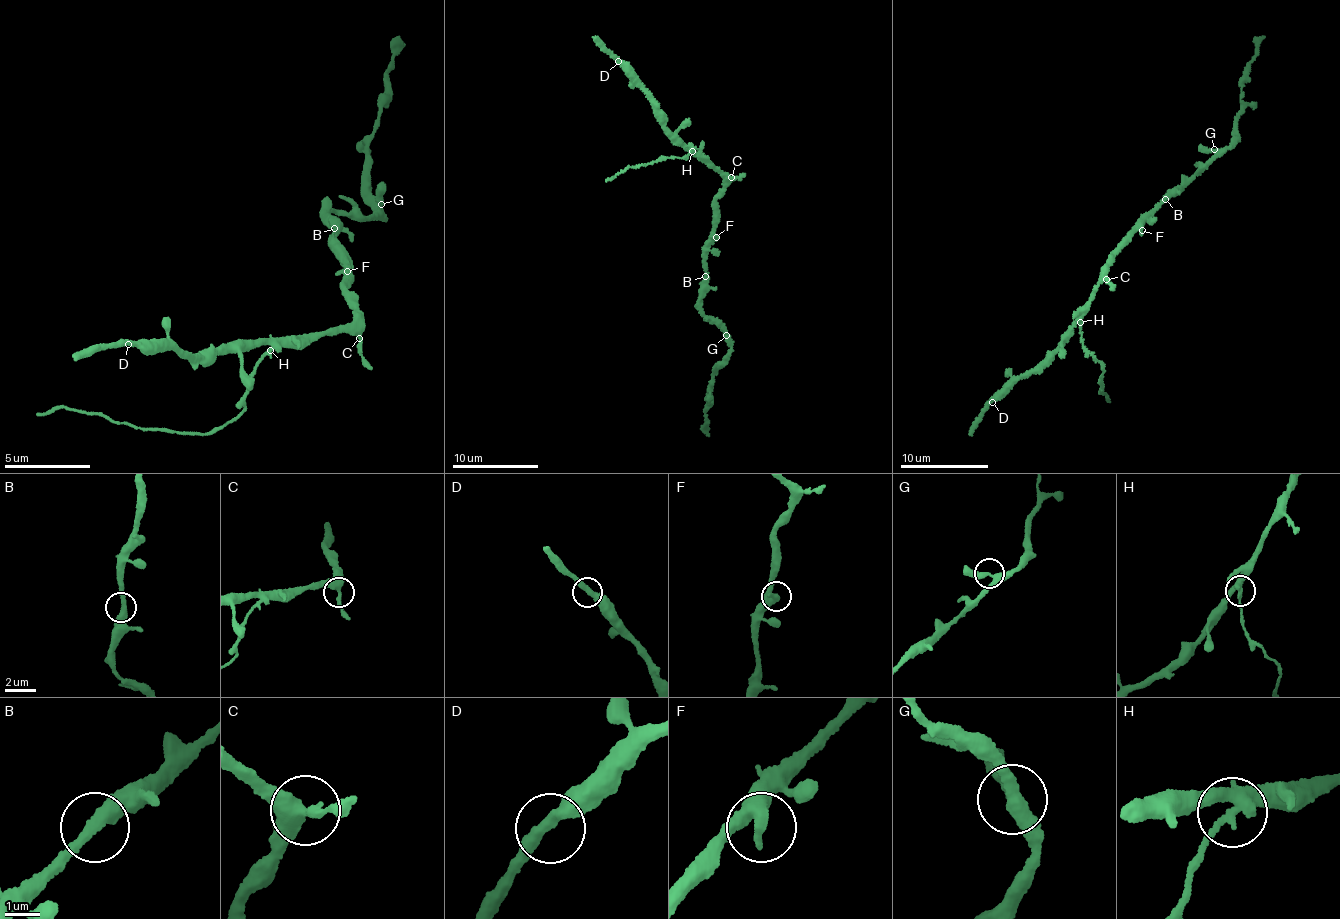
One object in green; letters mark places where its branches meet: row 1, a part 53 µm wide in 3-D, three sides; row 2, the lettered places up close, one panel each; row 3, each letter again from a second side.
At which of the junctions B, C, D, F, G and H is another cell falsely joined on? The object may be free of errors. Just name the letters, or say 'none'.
H

